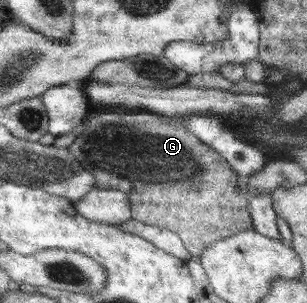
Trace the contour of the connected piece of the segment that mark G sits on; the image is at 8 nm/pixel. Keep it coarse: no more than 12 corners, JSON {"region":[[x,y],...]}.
{"region":[[96,112],[67,147],[191,256],[252,217],[181,121]]}

